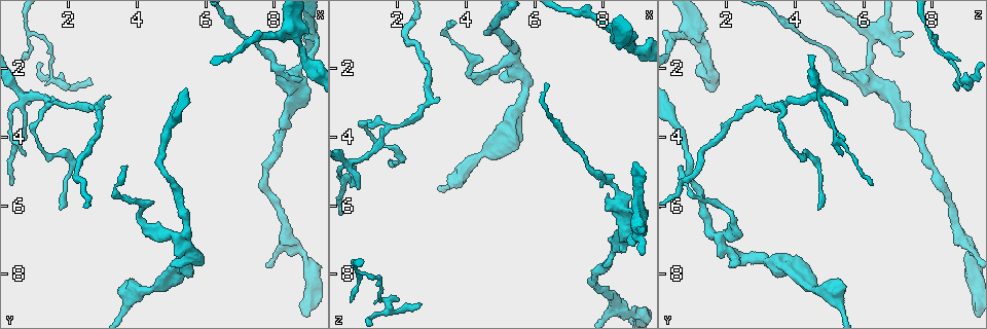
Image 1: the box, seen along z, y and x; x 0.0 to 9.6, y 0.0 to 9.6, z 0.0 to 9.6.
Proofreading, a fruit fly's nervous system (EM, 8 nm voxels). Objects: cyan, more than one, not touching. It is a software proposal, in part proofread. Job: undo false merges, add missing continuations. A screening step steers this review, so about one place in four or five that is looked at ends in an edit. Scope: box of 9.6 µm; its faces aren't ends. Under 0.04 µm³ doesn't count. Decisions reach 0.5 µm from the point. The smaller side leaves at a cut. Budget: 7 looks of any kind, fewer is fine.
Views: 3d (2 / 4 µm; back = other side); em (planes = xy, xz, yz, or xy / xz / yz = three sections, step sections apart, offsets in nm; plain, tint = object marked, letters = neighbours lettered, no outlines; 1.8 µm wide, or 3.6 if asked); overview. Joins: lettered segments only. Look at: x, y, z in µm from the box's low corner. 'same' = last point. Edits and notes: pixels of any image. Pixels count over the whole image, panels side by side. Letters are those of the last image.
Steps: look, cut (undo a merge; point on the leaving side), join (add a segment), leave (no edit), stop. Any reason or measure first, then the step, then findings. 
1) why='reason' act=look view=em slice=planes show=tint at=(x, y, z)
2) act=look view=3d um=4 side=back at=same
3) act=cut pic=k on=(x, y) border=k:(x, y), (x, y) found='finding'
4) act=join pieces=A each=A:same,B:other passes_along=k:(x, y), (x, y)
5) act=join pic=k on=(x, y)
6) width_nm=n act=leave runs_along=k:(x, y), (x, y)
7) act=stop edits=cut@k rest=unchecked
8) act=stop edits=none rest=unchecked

why='branch stops here' act=look view=em slice=xy step=4 show=tint at=(1.80, 6.05, 4.70)

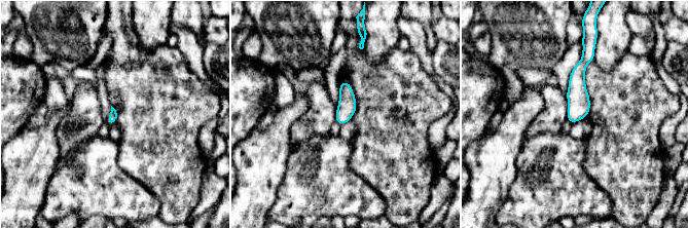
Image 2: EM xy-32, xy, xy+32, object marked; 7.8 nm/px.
why='cut it another way' act=look view=em slice=planes show=letters at=same

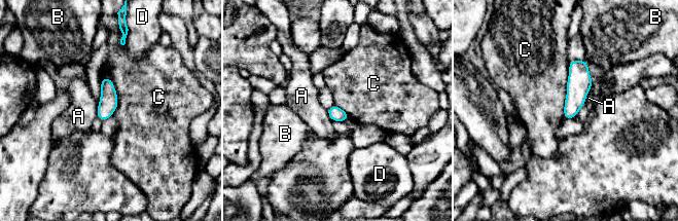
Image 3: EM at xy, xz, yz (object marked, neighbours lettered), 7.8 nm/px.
width_nm=110 act=leave each=A:other,B:other,C:other,D:other border=3:(569, 62), (564, 118) found='no lettered segment goes on from it'

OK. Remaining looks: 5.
why='three arms meet' act=look view=em um=3.6 slice=planes show=letters at=(5.25, 6.95, 1.75)

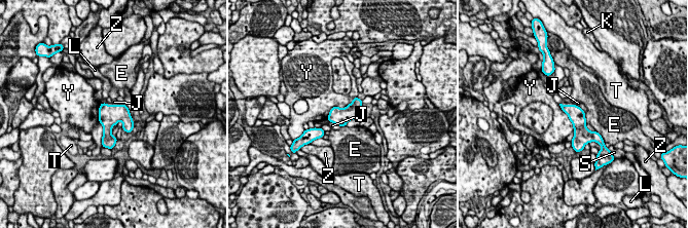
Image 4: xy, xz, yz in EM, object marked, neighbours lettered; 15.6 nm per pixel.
longest_contact=Y:600nm act=leave each=E:other,J:other,K:other,L:other,S:other,T:other,Y:other,Z:other border=4:(357, 96), (326, 118) found='one cell here'

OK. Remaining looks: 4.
why='thin neck' act=look view=em slice=planes show=letters at=(2.85, 3.50, 2.05)

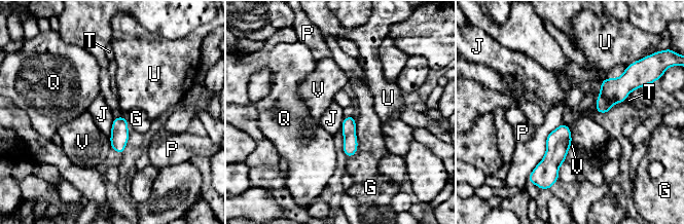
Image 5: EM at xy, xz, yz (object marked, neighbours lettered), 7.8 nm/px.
act=leave each=G:other,J:other,P:other,Q:other,T:other,U:other,V:other border=5:(114, 117), (111, 123), (109, 139) found='continuous, no second cell'

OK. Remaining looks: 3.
act=stop edits=none rest=unchecked

